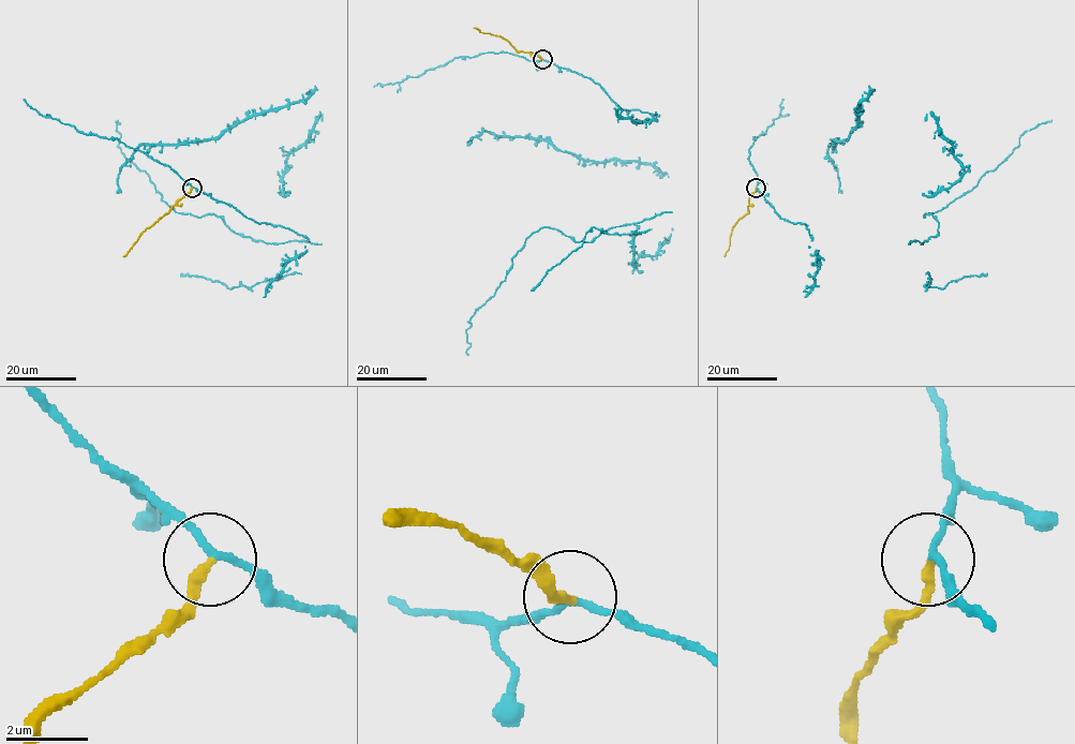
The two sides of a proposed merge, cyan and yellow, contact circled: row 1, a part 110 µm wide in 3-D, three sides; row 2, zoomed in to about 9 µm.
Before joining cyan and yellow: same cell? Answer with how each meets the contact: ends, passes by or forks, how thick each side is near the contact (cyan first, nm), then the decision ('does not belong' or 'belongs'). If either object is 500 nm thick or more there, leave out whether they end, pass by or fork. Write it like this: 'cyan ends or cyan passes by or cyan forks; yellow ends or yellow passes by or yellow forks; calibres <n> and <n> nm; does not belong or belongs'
cyan passes by; yellow ends; calibres 150 and 240 nm; does not belong

